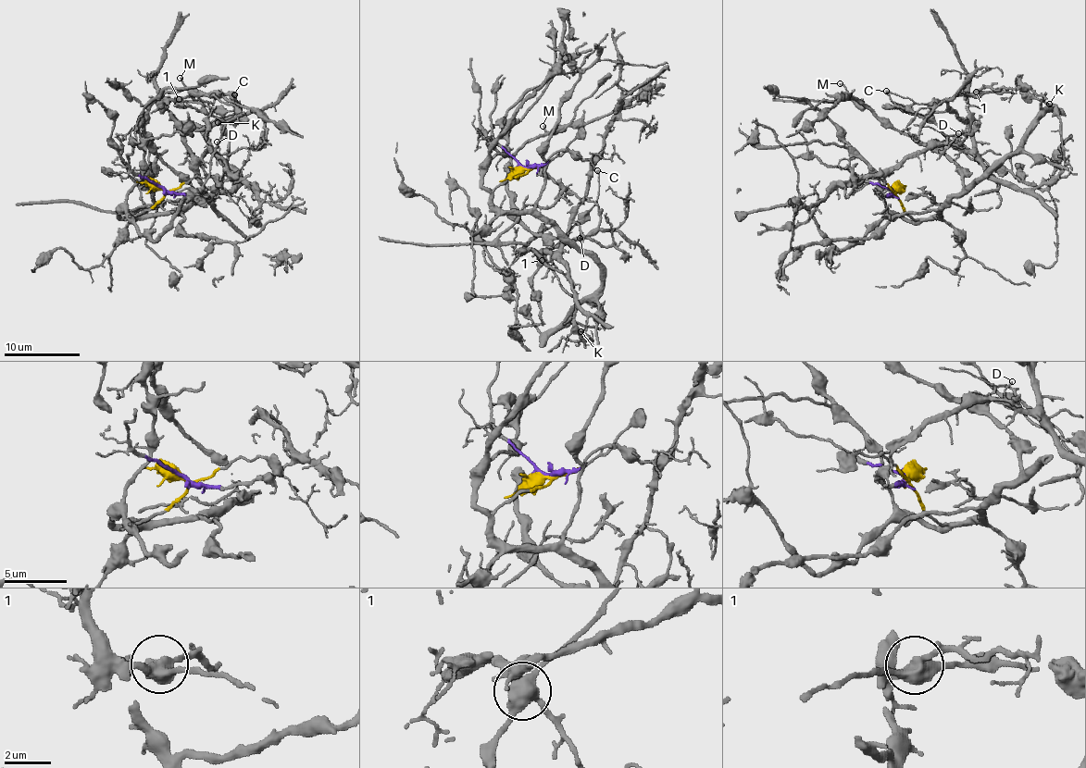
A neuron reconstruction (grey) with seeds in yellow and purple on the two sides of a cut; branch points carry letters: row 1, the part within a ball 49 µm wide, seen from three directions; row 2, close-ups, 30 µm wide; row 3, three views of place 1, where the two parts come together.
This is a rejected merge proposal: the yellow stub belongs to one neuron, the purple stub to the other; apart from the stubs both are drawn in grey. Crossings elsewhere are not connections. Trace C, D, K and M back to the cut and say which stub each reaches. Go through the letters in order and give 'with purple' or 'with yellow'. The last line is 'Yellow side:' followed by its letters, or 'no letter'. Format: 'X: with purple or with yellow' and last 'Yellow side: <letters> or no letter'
C: with yellow
D: with purple
K: with purple
M: with yellow
Yellow side: C, M

